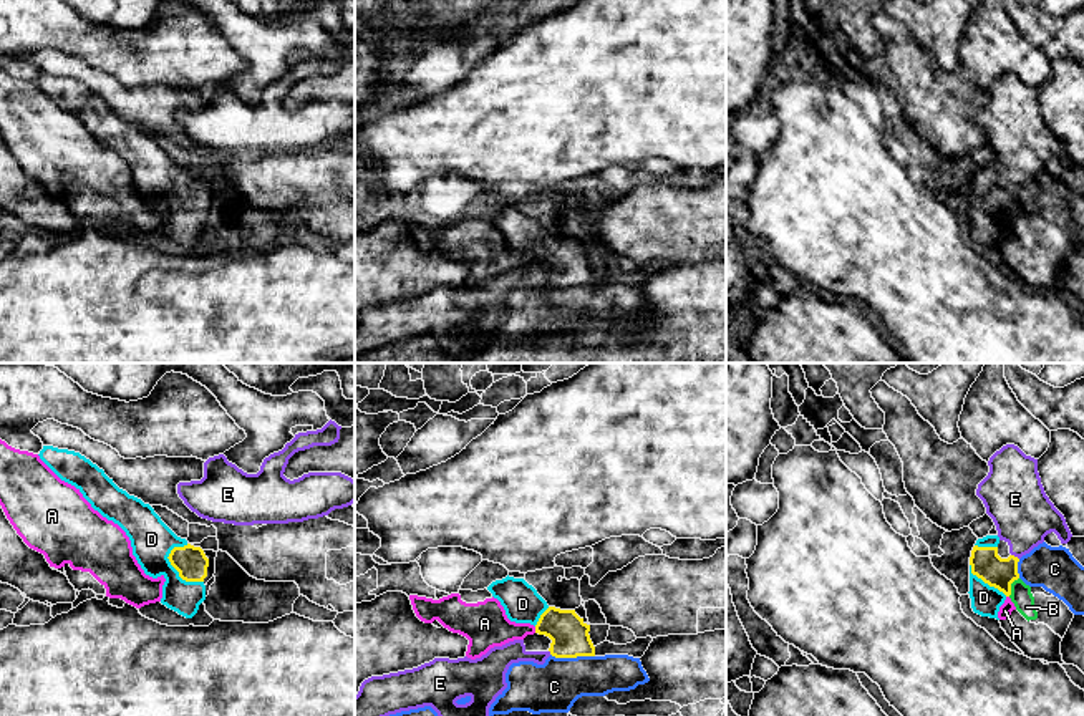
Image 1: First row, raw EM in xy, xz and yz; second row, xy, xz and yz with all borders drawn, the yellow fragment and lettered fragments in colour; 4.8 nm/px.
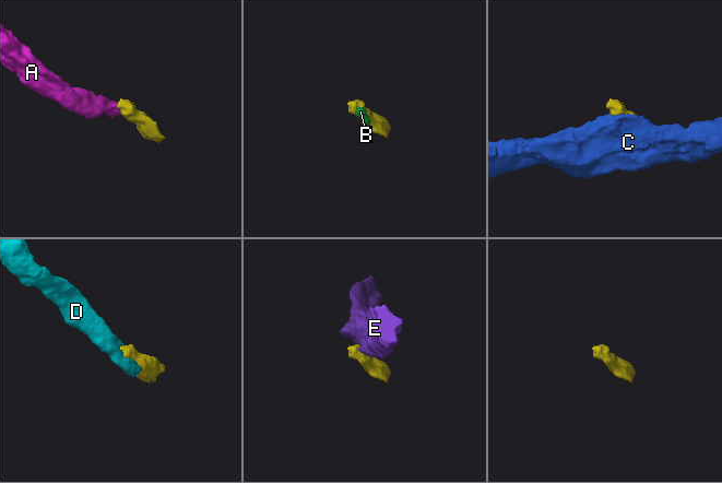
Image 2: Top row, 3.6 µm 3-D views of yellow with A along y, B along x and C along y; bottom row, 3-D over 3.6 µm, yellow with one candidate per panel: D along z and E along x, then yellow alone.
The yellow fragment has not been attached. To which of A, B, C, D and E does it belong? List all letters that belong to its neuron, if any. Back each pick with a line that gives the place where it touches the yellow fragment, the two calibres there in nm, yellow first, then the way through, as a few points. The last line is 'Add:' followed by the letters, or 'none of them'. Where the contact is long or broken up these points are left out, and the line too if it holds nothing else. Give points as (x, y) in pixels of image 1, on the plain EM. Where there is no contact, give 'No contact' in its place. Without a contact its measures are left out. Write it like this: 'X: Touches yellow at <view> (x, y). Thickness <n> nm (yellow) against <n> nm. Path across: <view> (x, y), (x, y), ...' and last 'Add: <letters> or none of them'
D: Touches yellow at xy (178, 199). Thickness 160 nm (yellow) against 200 nm
Add: D

